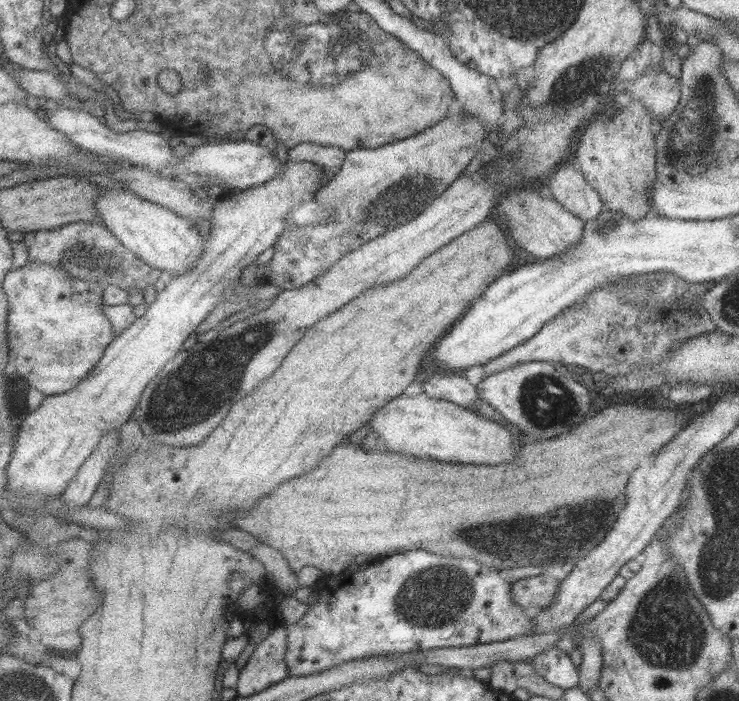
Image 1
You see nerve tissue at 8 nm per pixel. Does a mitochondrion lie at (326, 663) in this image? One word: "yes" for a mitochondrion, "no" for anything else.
no

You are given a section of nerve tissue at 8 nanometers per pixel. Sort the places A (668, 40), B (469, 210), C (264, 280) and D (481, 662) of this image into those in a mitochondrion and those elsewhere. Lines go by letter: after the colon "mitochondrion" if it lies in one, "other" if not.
A: other
B: other
C: other
D: other

